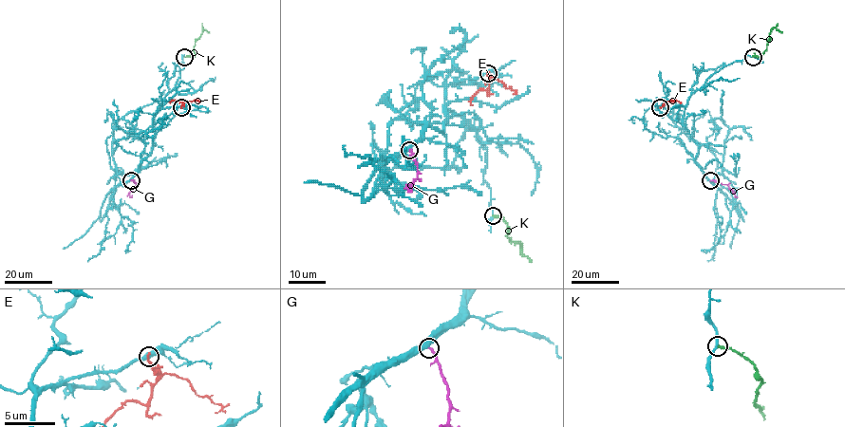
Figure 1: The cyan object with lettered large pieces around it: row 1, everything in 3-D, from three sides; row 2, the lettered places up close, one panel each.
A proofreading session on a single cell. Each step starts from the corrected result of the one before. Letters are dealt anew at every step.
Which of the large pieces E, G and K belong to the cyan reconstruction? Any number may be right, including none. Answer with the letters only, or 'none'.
G

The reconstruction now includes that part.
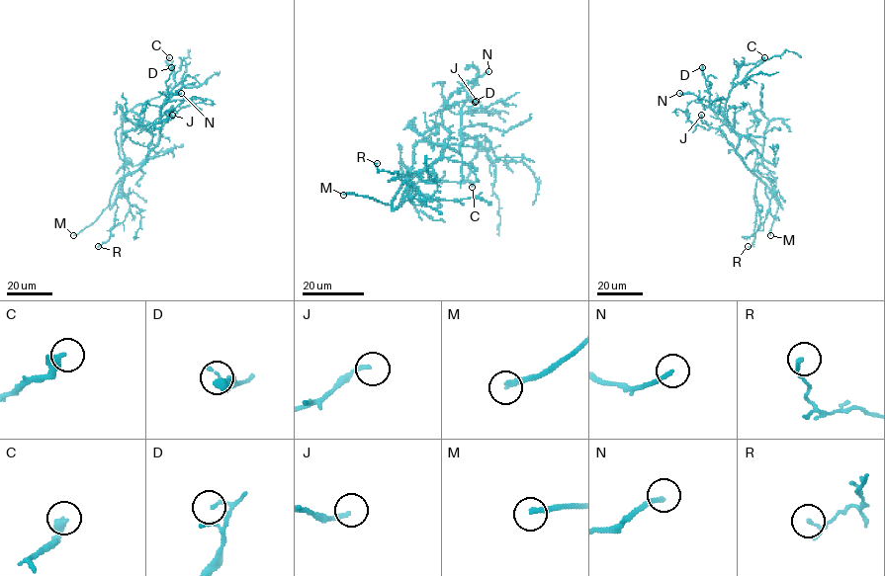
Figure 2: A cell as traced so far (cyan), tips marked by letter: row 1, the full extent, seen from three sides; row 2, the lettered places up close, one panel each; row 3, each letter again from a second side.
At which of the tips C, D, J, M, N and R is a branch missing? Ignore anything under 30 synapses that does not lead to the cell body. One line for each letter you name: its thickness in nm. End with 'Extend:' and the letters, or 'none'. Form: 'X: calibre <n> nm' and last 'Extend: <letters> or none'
M: calibre 240 nm
Extend: M

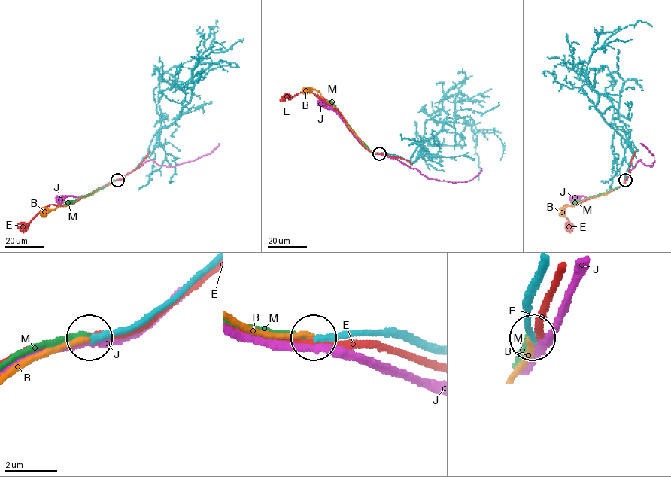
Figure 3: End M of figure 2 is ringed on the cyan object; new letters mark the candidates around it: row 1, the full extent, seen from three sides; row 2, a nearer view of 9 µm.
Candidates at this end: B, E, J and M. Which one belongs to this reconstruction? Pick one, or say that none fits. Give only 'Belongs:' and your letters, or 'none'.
Belongs: none

